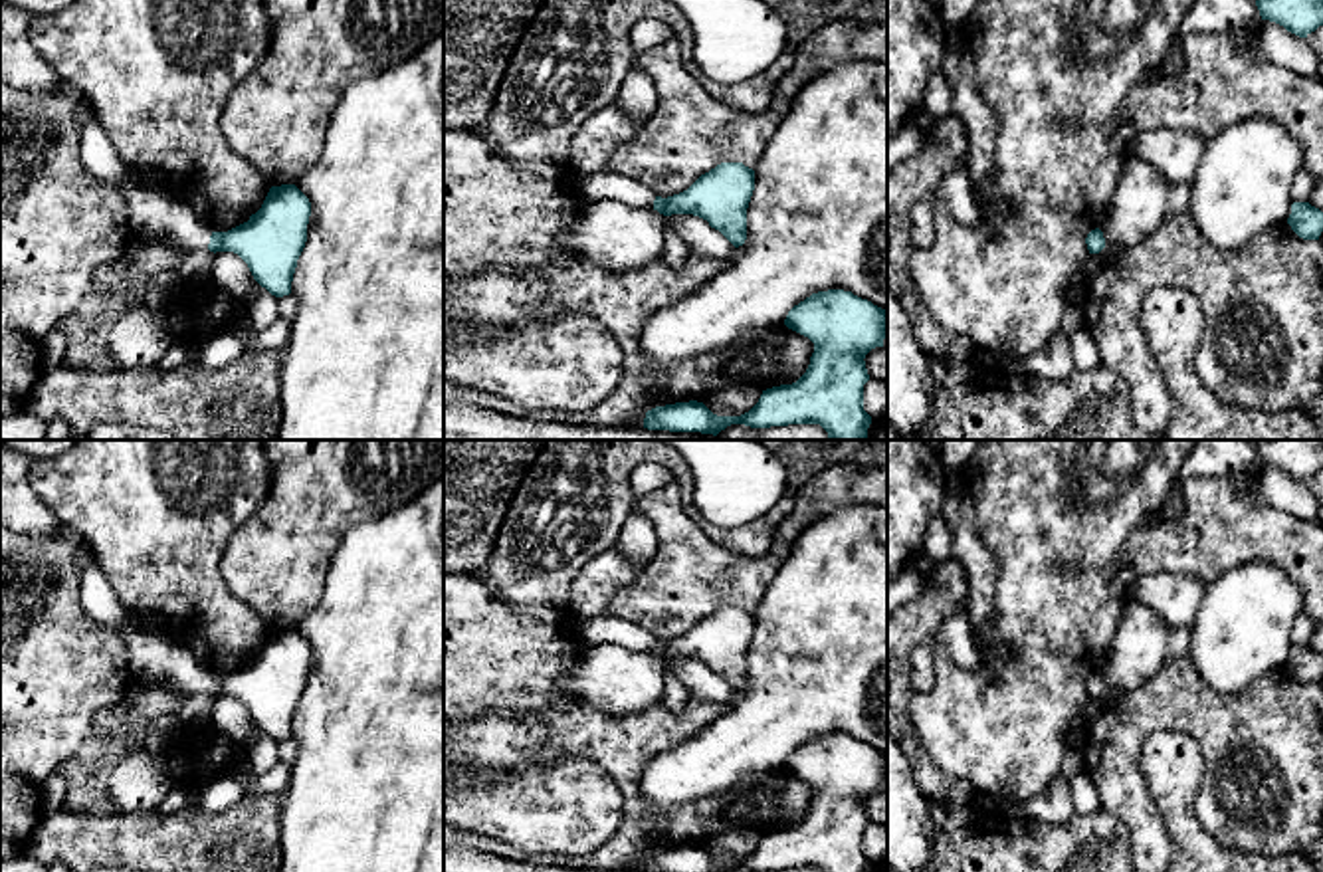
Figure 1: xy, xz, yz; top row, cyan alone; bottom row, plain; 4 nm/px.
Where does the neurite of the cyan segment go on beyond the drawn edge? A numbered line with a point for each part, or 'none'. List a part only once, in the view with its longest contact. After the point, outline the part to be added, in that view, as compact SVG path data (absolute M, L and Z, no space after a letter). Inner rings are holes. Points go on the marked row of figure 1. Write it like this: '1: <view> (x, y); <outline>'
1: xy (155, 213); M95 119L81 127L79 155L93 178L123 192L137 238L162 238L186 250L208 250L212 230L166 186L143 184Z

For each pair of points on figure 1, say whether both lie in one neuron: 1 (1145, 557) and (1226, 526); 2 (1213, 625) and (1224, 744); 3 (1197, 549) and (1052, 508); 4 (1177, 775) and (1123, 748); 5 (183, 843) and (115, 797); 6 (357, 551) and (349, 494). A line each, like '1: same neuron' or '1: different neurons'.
1: same neuron
2: different neurons
3: different neurons
4: different neurons
5: different neurons
6: different neurons

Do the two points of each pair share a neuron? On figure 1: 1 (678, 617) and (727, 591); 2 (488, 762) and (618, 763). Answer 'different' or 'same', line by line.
1: same
2: same

